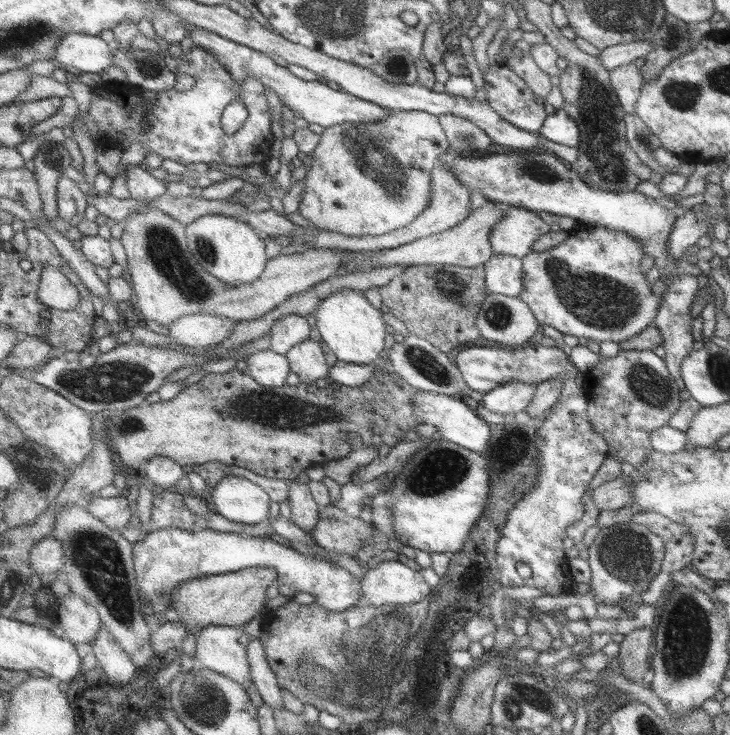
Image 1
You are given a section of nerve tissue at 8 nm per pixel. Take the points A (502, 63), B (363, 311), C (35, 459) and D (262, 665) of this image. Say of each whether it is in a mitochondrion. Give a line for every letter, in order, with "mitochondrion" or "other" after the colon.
A: other
B: other
C: mitochondrion
D: other

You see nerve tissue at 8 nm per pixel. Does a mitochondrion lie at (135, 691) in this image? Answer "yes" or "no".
no

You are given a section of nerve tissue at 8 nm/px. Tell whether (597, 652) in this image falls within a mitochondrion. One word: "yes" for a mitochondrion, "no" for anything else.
no

